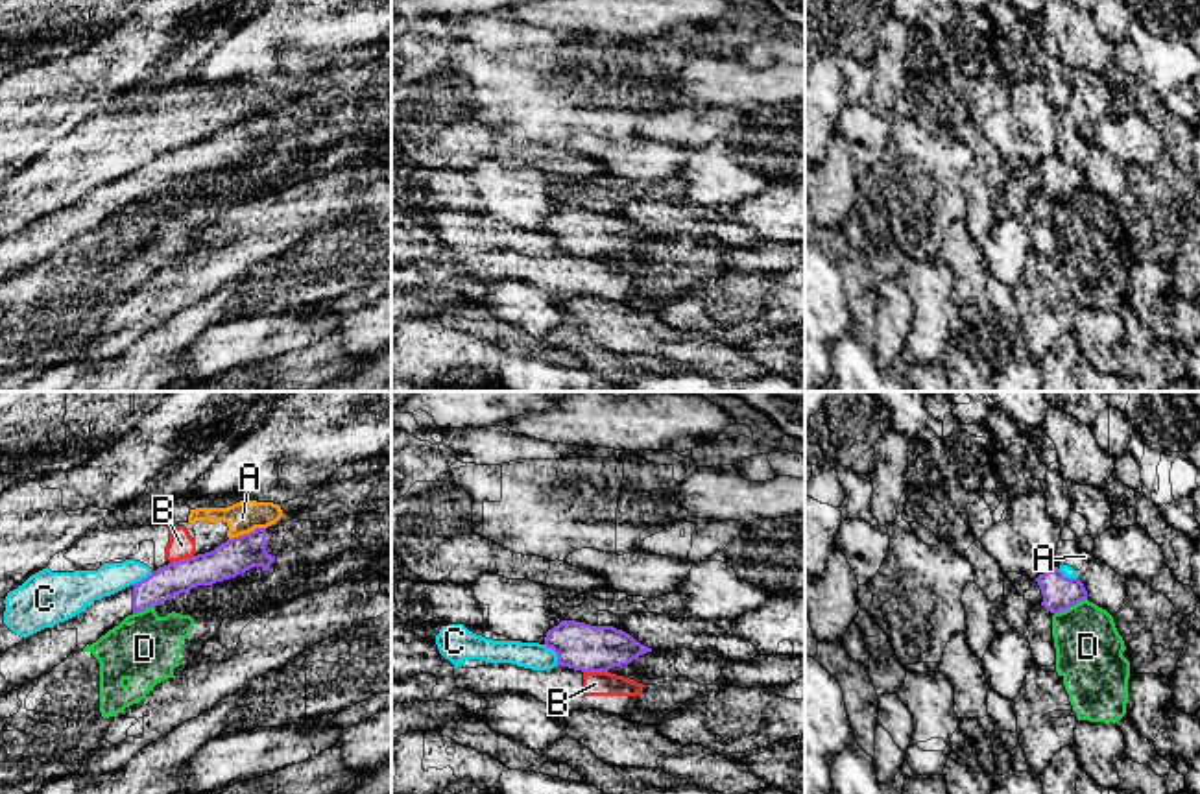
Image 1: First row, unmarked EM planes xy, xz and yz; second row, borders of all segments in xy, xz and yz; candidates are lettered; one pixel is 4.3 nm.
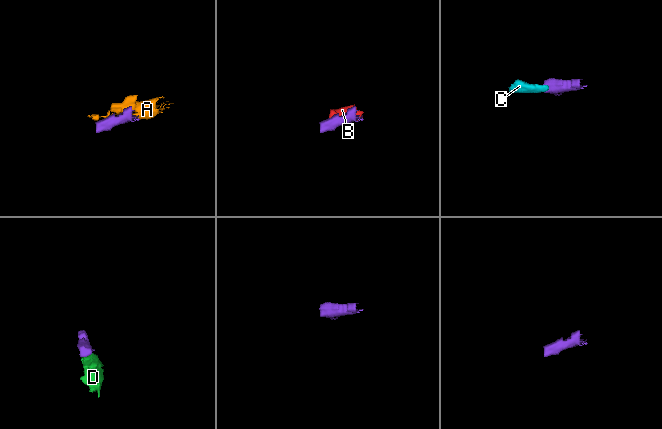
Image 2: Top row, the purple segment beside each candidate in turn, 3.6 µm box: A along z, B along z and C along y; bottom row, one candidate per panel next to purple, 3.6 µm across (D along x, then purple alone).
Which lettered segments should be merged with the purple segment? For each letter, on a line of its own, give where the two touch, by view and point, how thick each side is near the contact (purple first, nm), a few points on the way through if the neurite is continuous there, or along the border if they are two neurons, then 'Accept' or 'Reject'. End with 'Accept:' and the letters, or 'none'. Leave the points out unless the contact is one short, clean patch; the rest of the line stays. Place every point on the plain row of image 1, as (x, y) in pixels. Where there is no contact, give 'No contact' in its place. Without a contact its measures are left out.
A: Touches purple at xy (246, 120). Thickness 160 nm (purple) against 140 nm. Boundary: xy (264, 113), (255, 113), (229, 126). Reject
B: Touches purple at xy (181, 146). Thickness 160 nm (purple) against 110 nm. Boundary: xy (192, 141), (170, 150). Reject
C: Touches purple at xz (554, 237). Thickness 200 nm (purple) against 120 nm. Boundary: xz (543, 231), (556, 240), (558, 250). Reject
D: Touches purple at yz (1069, 192). Thickness 150 nm (purple) against 280 nm. Boundary: yz (1086, 183), (1055, 200). Reject
Accept: none

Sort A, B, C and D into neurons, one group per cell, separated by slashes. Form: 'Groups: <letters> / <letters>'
Groups: A B / C / D

